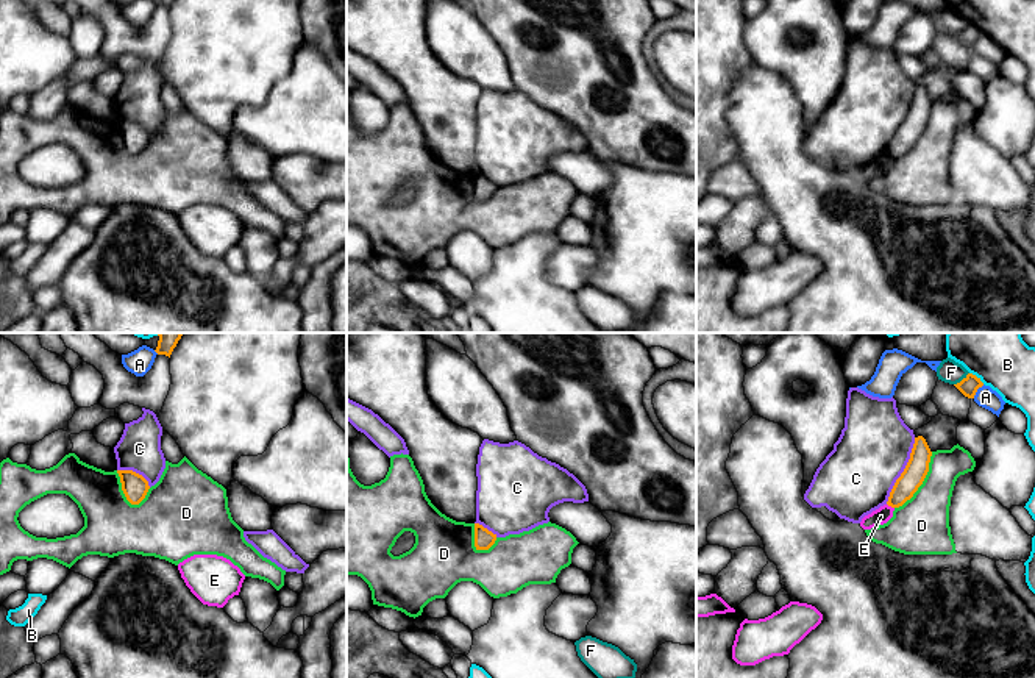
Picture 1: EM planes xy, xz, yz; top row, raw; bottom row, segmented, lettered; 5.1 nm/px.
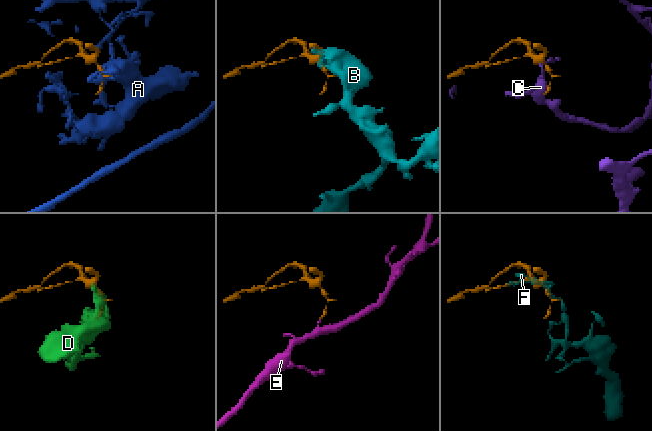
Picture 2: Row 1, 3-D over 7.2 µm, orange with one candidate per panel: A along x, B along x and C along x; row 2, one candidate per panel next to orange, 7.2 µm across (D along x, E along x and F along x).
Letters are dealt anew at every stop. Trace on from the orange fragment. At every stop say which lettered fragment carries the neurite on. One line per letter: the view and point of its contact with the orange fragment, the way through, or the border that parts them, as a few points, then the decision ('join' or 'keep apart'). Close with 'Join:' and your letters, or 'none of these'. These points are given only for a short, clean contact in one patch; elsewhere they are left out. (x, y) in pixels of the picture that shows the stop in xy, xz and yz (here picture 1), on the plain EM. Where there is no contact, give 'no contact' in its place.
A: yz (976, 41) | keep apart
B: yz (976, 27) | keep apart
C: yz (904, 121) | keep apart
D: yz (921, 133) | keep apart
E: yz (890, 155) | along yz (887, 153), (893, 158) | keep apart
F: yz (962, 30) | along yz (968, 22), (954, 35) | keep apart
Join: none of these

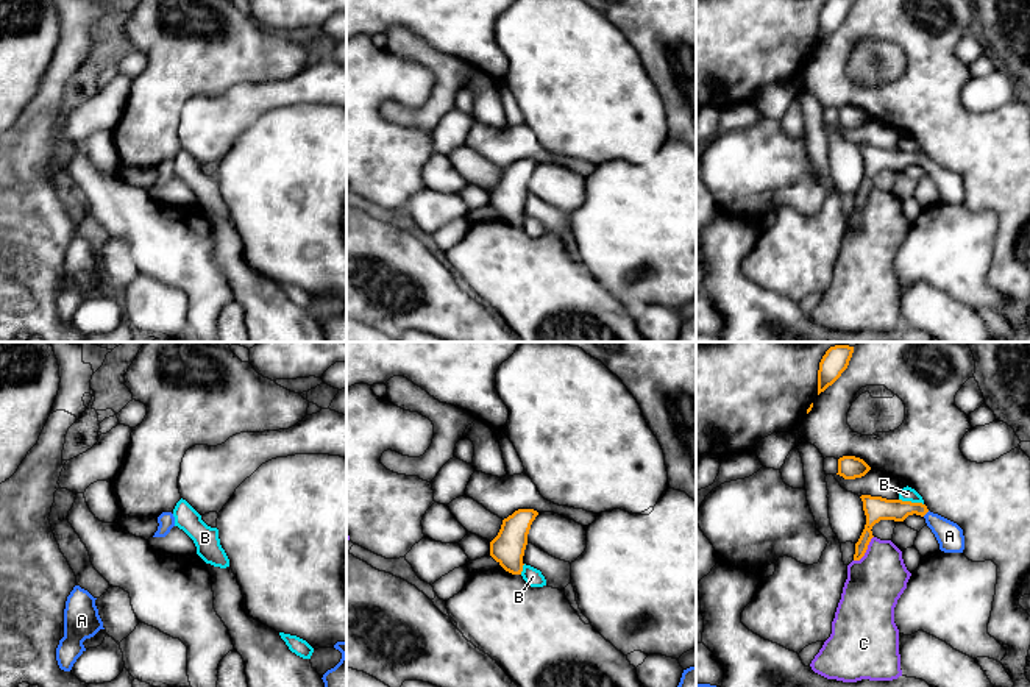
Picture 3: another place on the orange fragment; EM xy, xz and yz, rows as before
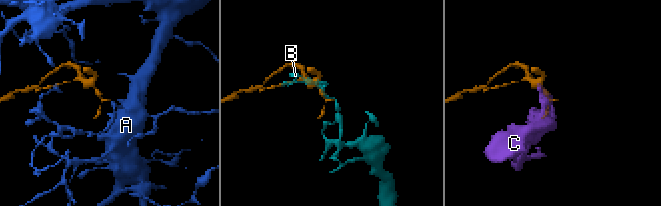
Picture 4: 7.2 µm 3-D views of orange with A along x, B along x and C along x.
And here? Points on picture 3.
A: yz (926, 163) | across yz (877, 158), (918, 158), (926, 163), (949, 186) | join
B: yz (910, 152) | along yz (899, 149), (923, 155) | keep apart
C: yz (866, 199) | keep apart
Join: A

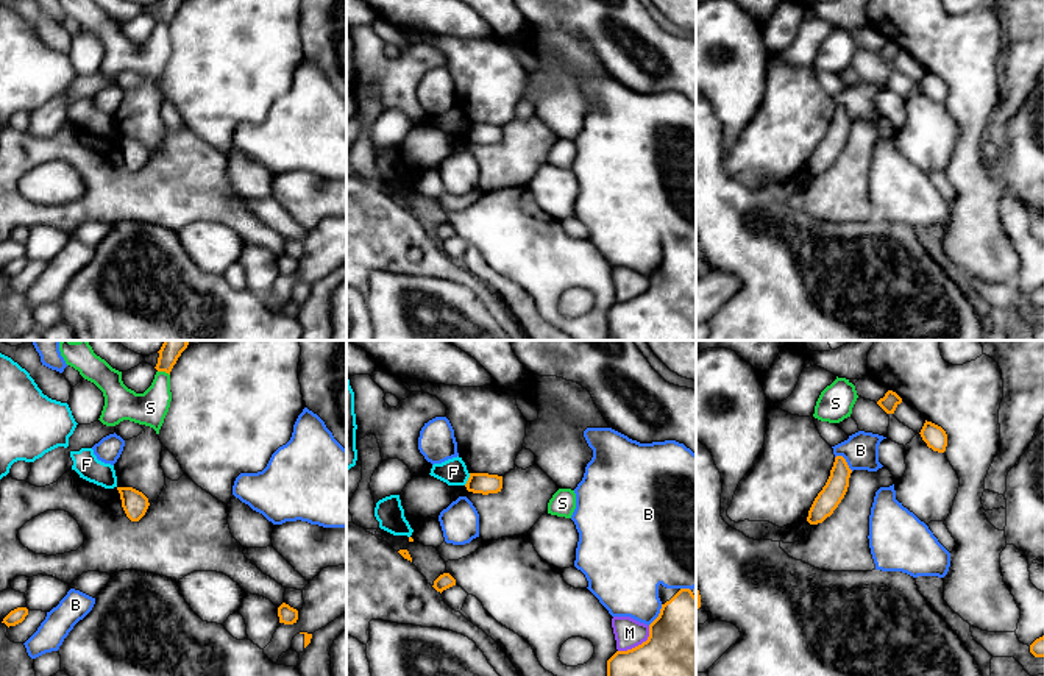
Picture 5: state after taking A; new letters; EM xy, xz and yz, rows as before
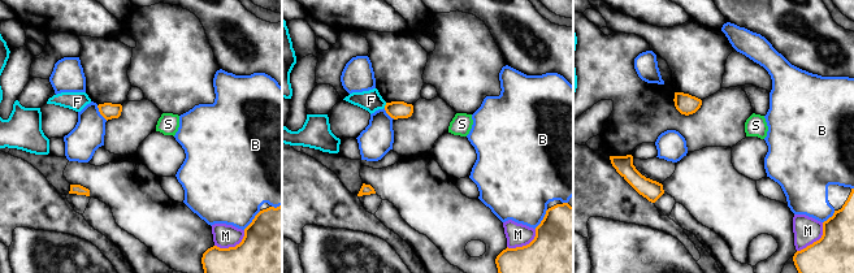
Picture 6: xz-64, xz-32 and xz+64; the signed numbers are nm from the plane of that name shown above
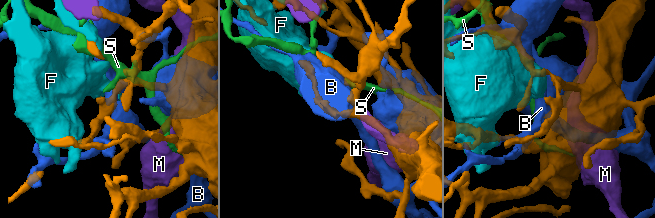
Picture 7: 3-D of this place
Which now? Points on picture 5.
B: yz (845, 111) | keep apart
F: xz (468, 130) | along xz (470, 124), (464, 135) | keep apart
M: xz (639, 295) | keep apart
S: xy (164, 21) | along xy (158, 21), (164, 21), (169, 25) | keep apart
Join: none of these

